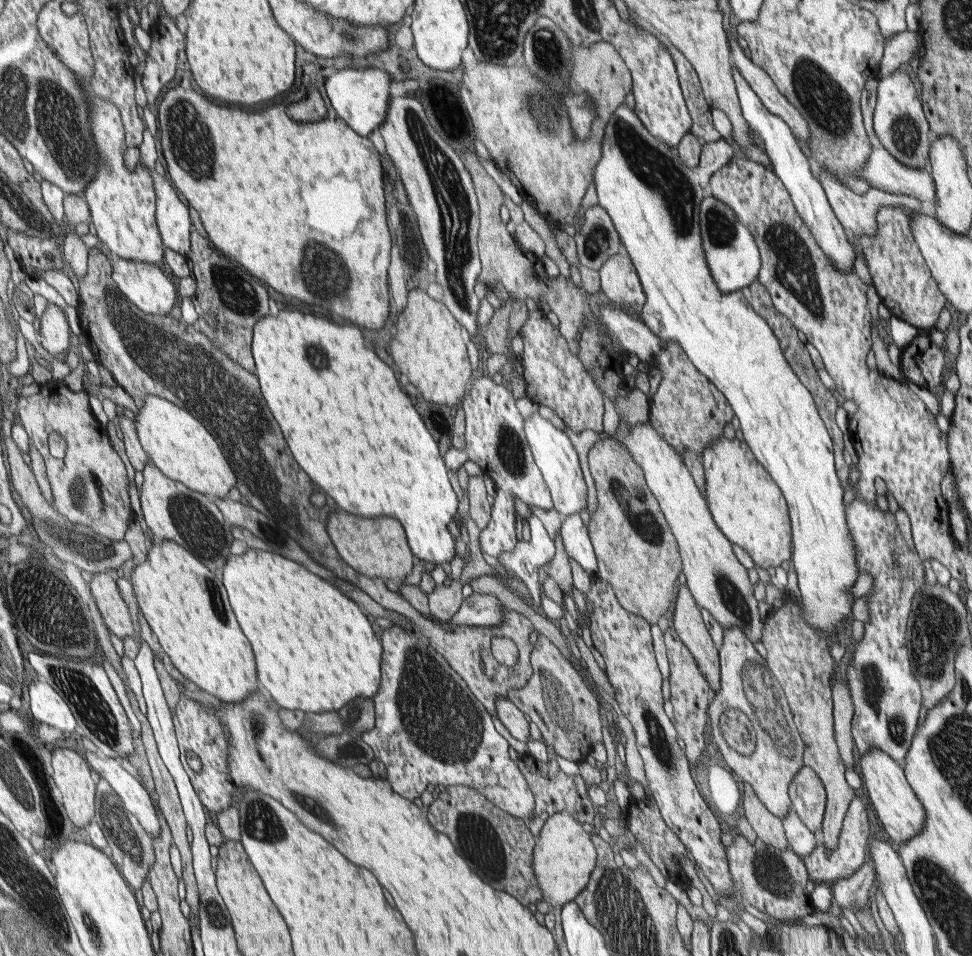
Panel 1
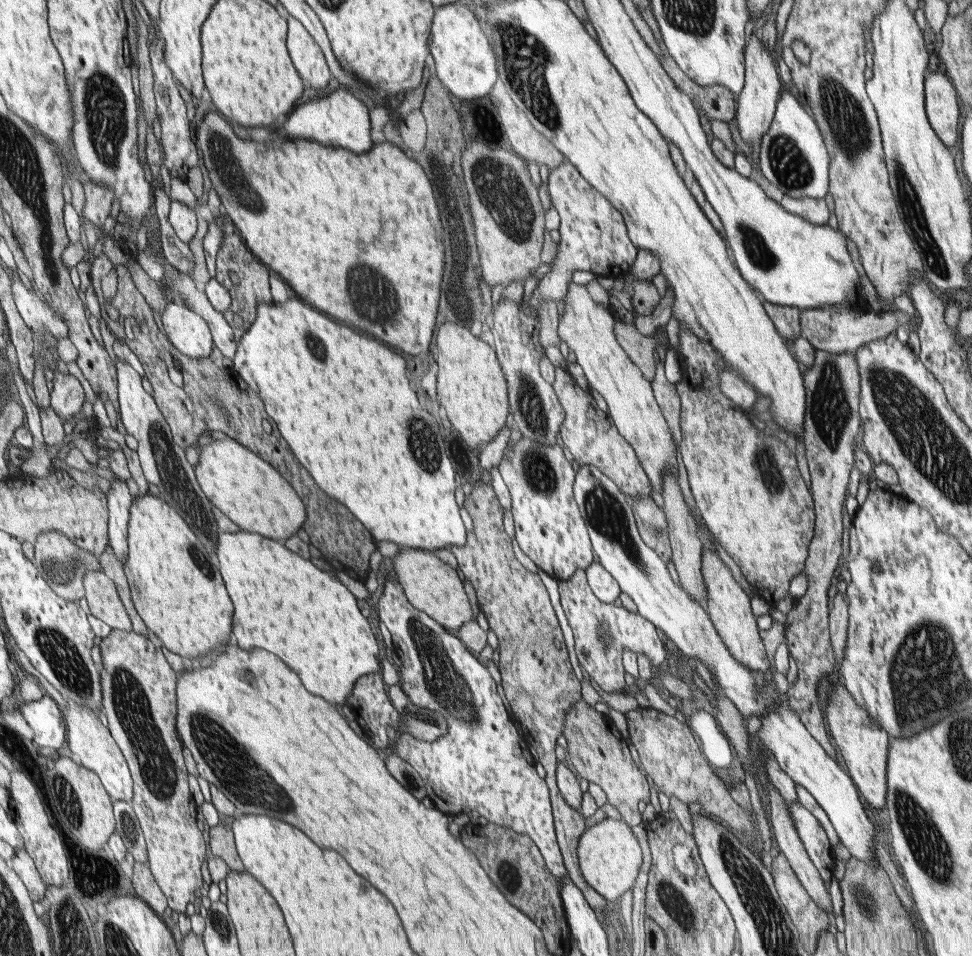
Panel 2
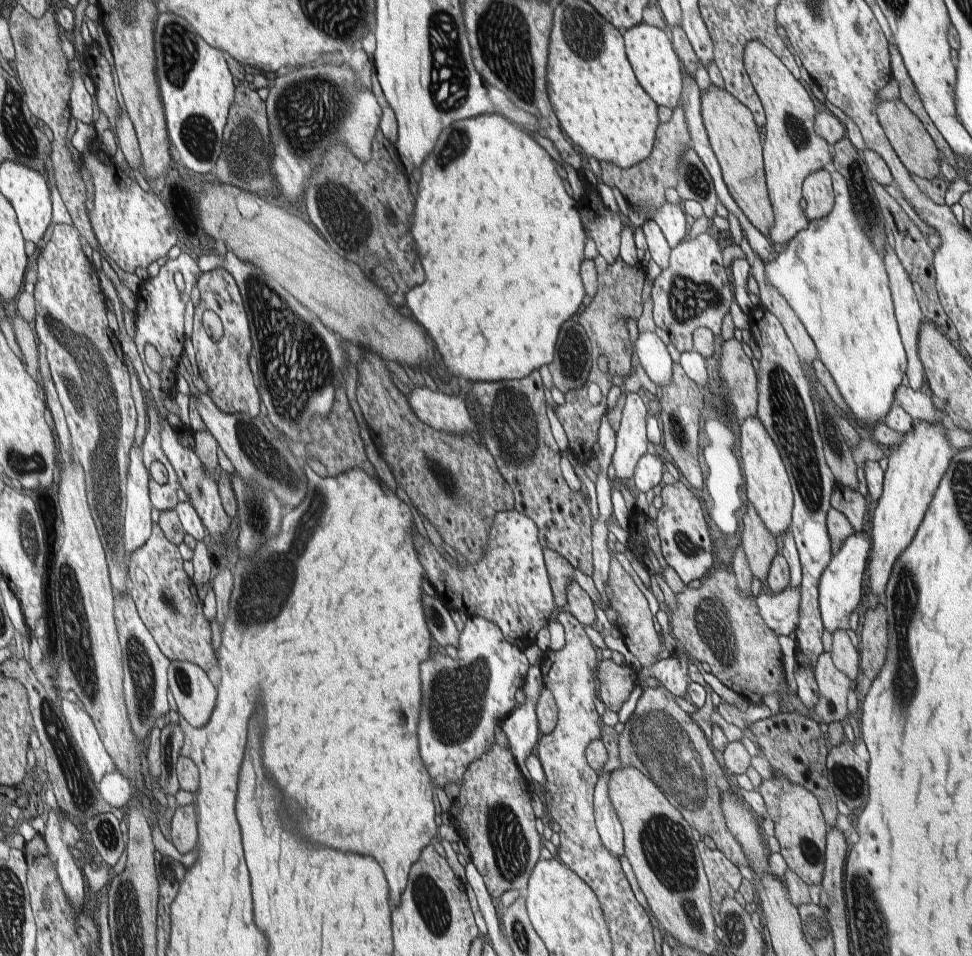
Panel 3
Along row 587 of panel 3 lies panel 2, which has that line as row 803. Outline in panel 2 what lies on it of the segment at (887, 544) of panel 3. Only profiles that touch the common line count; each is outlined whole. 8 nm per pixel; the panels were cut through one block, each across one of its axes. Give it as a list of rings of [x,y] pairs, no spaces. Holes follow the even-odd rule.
[[[835,686],[831,688],[829,702],[825,706],[825,720],[827,730],[841,754],[841,760],[847,768],[849,780],[855,784],[861,800],[873,808],[873,812],[879,812],[887,808],[887,752],[889,752],[889,736],[885,730],[865,714],[865,710],[855,704],[847,688]]]

